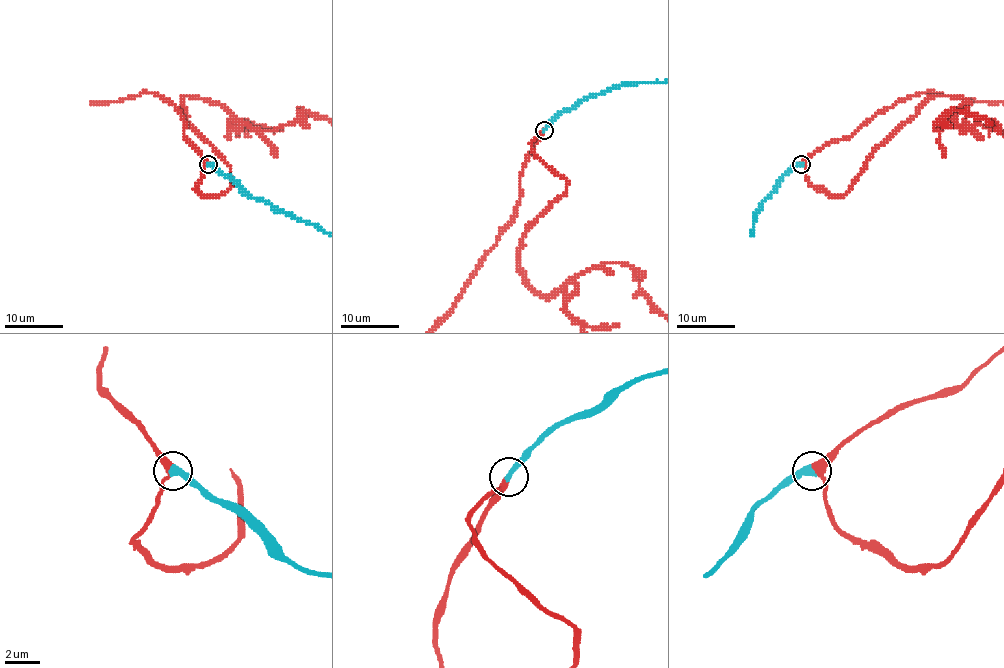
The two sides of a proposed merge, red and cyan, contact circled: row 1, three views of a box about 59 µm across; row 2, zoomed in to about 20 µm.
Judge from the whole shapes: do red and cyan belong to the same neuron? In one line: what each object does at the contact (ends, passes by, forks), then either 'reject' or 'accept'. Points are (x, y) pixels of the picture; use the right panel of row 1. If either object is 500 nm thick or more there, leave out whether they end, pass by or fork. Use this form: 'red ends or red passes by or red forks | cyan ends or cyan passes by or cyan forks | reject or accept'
red passes by | cyan ends | accept

